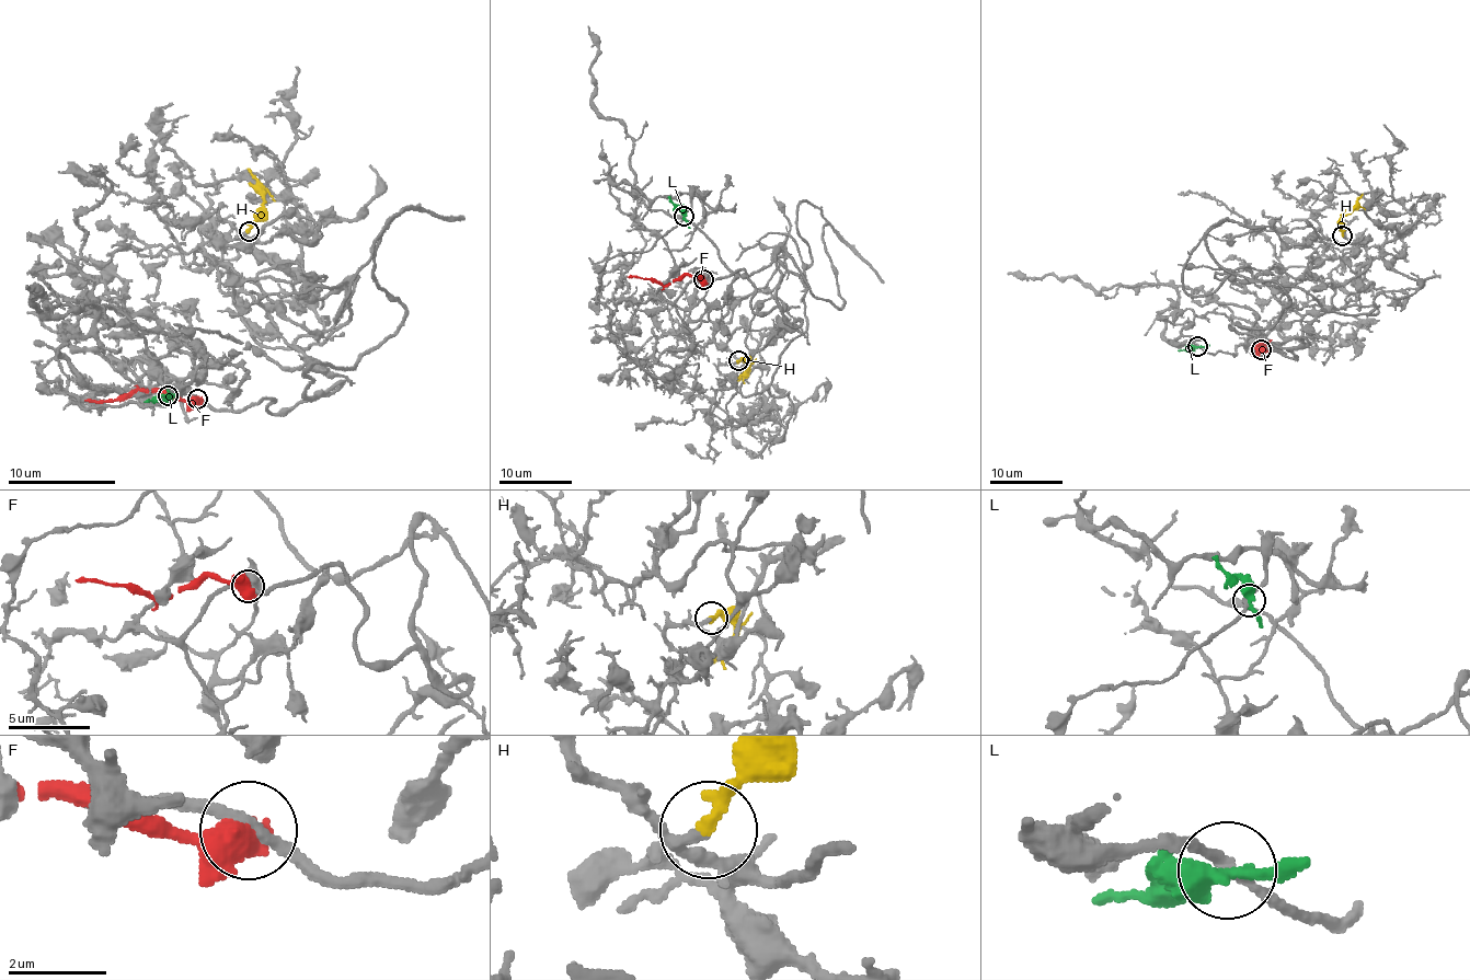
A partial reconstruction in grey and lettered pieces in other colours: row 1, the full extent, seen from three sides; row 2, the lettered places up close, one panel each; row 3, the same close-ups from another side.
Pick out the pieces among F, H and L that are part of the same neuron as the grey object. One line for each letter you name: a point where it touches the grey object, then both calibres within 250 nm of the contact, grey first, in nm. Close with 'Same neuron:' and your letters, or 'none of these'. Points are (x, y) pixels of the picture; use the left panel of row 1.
H: (249, 231) | 170/300 nm
Same neuron: H

